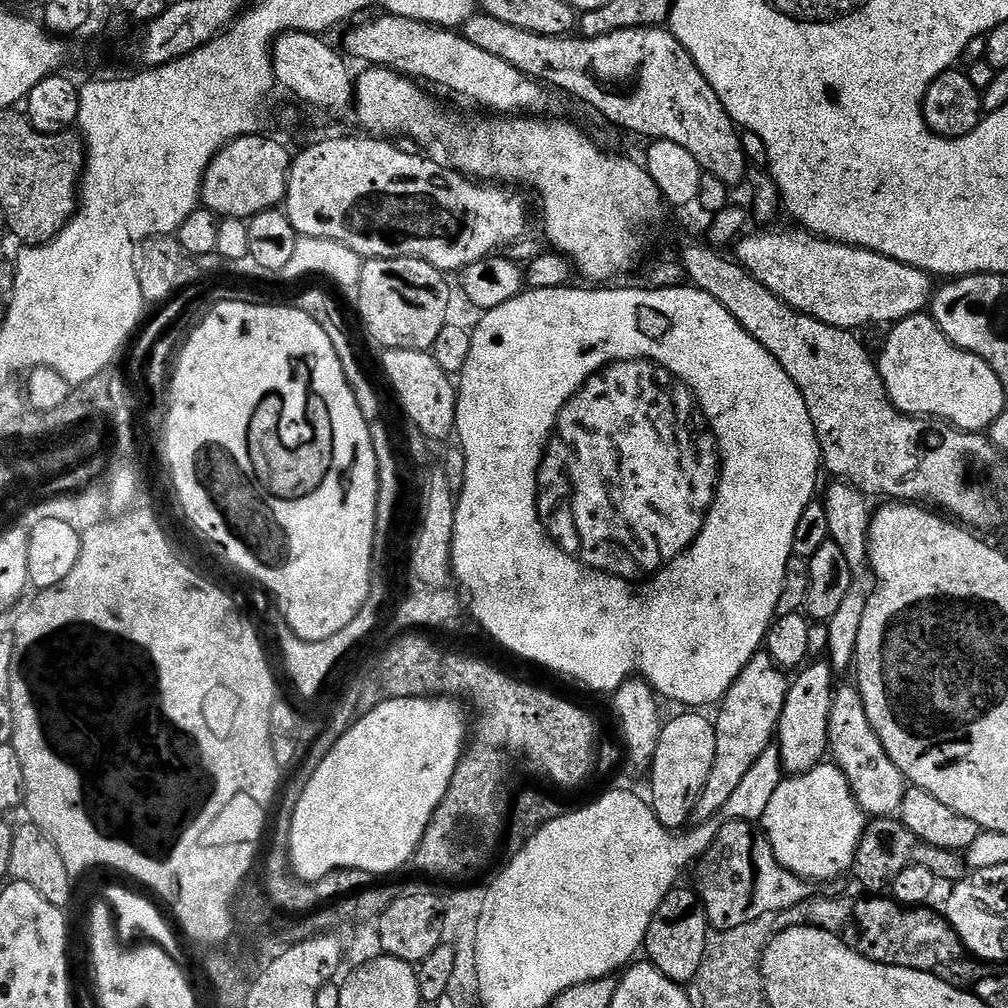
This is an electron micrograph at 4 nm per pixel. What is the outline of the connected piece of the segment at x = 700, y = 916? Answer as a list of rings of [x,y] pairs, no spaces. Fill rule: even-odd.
[[[677,886],[658,906],[654,918],[650,922],[650,930],[646,930],[643,951],[648,952],[647,959],[653,968],[675,984],[691,985],[702,966],[702,954],[706,954],[706,938],[710,931],[708,915],[704,904],[691,887]]]

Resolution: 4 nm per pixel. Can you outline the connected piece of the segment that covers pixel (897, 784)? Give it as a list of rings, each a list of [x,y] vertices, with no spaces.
[[[855,686],[835,689],[828,723],[828,746],[831,759],[842,770],[842,774],[846,774],[860,809],[872,818],[895,817],[904,801],[906,781],[902,770],[898,770],[898,766],[890,762],[886,750],[882,750],[882,742],[878,734],[874,734],[870,718],[866,718],[860,690]]]

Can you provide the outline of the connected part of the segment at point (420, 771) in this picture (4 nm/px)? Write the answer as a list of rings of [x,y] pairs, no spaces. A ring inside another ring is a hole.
[[[452,698],[381,699],[342,734],[316,772],[307,777],[308,785],[297,798],[288,824],[288,860],[298,879],[317,882],[340,868],[368,871],[373,878],[379,878],[411,861],[432,815],[446,798],[470,736],[469,721],[464,721],[464,712],[456,704]]]

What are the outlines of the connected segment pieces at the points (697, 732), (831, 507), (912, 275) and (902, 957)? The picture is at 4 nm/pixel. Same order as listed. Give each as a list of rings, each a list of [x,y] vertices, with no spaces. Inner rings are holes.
[[[688,710],[685,716],[676,716],[672,721],[665,723],[660,730],[660,741],[650,765],[652,772],[652,796],[650,803],[658,822],[664,828],[680,830],[693,819],[696,803],[706,786],[706,778],[710,778],[710,770],[714,766],[714,746],[716,745],[716,726],[711,719],[704,716],[695,716],[695,711]]]
[[[832,482],[828,493],[822,496],[822,503],[826,510],[829,523],[829,534],[832,541],[842,550],[846,558],[846,566],[852,571],[850,591],[838,611],[826,621],[828,628],[828,656],[827,663],[831,664],[833,673],[840,674],[853,667],[856,659],[856,647],[858,646],[858,629],[862,626],[862,618],[866,614],[866,602],[870,602],[873,592],[876,590],[876,575],[872,572],[870,558],[868,557],[868,527],[872,521],[872,512],[868,504],[869,497],[858,491],[852,484]]]
[[[800,226],[791,227],[784,228],[781,232],[756,230],[760,232],[754,233],[753,236],[745,235],[743,237],[745,240],[741,239],[735,245],[737,248],[734,259],[747,270],[750,276],[762,282],[766,290],[770,290],[779,300],[789,304],[797,312],[802,312],[805,316],[813,316],[814,319],[835,328],[861,330],[860,328],[866,327],[867,324],[892,324],[895,320],[903,322],[910,316],[921,315],[931,305],[934,280],[921,268],[891,260],[865,248],[835,244],[833,240],[813,236],[811,232]]]
[[[868,894],[865,897],[865,900],[860,898],[855,901],[854,924],[859,931],[858,951],[866,958],[886,966],[902,966],[910,970],[935,972],[936,968],[942,966],[943,963],[952,963],[965,955],[964,943],[958,938],[954,926],[950,926],[947,916],[937,909],[936,913],[932,906],[908,908],[894,899],[881,898],[876,894]]]

